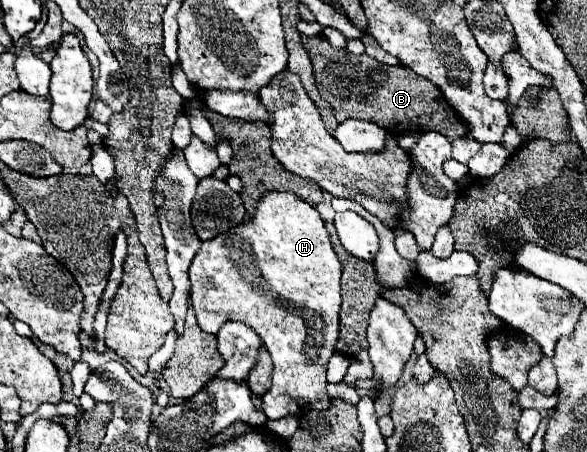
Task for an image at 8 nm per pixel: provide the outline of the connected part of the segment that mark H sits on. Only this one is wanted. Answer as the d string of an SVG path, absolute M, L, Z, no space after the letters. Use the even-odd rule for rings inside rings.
M270 191L262 197L262 201L258 203L258 209L256 209L256 215L254 219L238 225L236 229L230 229L228 233L222 233L210 241L204 241L200 251L196 253L196 257L192 259L192 265L190 265L190 283L192 283L192 291L190 291L190 297L194 295L194 311L196 311L196 319L198 319L198 325L202 331L206 333L218 333L220 327L230 319L230 321L240 321L248 327L252 327L264 347L270 351L272 355L272 361L274 361L274 375L272 375L272 387L268 393L264 393L262 401L264 401L264 413L268 419L280 419L280 417L286 417L286 415L302 415L310 409L328 409L330 407L330 397L326 395L326 365L328 365L328 359L334 355L334 347L336 347L336 341L338 341L338 335L340 335L340 261L330 245L330 237L328 237L328 231L324 227L324 221L320 219L318 211L314 205L298 199L292 191L284 191L284 193L278 193L278 191Z

